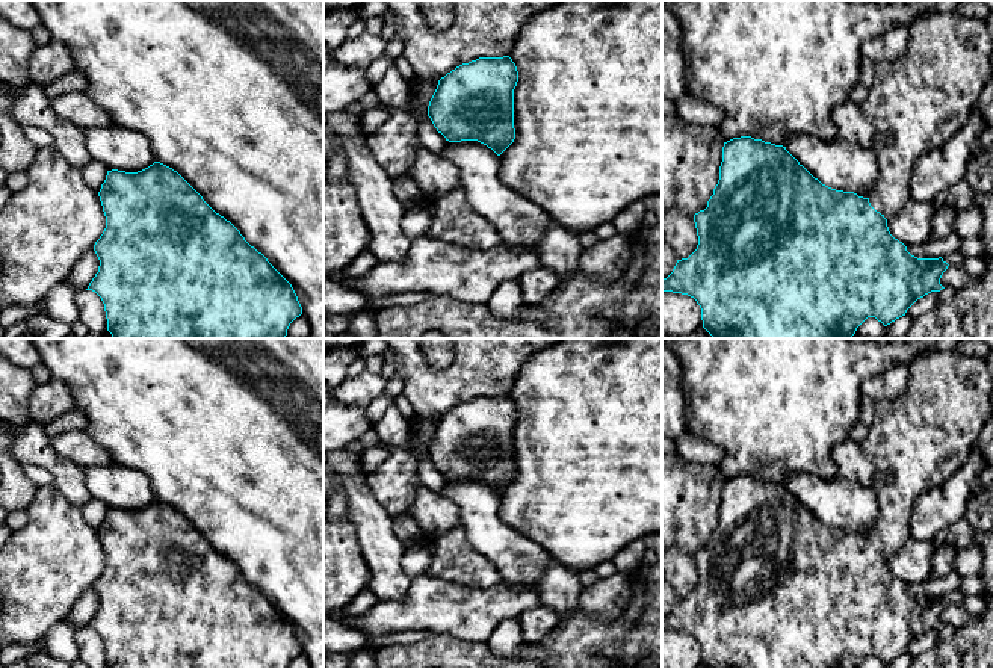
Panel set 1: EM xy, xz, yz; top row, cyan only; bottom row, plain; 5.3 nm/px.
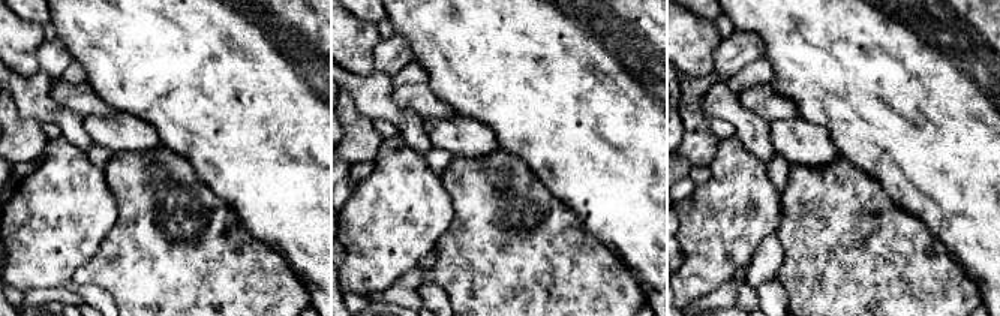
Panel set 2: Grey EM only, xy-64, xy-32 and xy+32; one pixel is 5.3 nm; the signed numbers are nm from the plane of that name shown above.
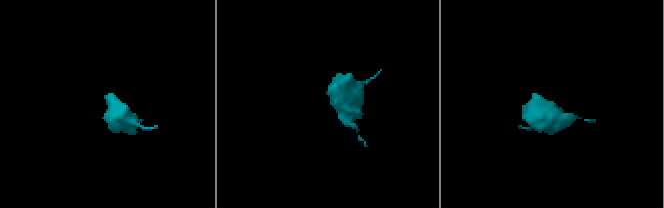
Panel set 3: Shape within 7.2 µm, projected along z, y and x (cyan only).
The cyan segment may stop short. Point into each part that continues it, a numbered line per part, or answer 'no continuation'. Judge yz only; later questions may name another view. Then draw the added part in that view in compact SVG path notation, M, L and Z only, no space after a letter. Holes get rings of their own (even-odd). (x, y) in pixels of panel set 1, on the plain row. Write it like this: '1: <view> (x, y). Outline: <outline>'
1: yz (918, 440). Outline: M933 351L910 366L905 390L895 399L875 402L874 422L862 450L874 461L878 517L871 544L886 558L910 538L910 515L920 493L943 485L969 459L993 414L993 379L984 358L957 351Z

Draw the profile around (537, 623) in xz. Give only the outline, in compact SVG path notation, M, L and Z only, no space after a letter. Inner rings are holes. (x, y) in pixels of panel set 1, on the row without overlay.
M543 603L523 612L518 617L523 645L535 645L541 642L559 624L559 620L559 615Z

